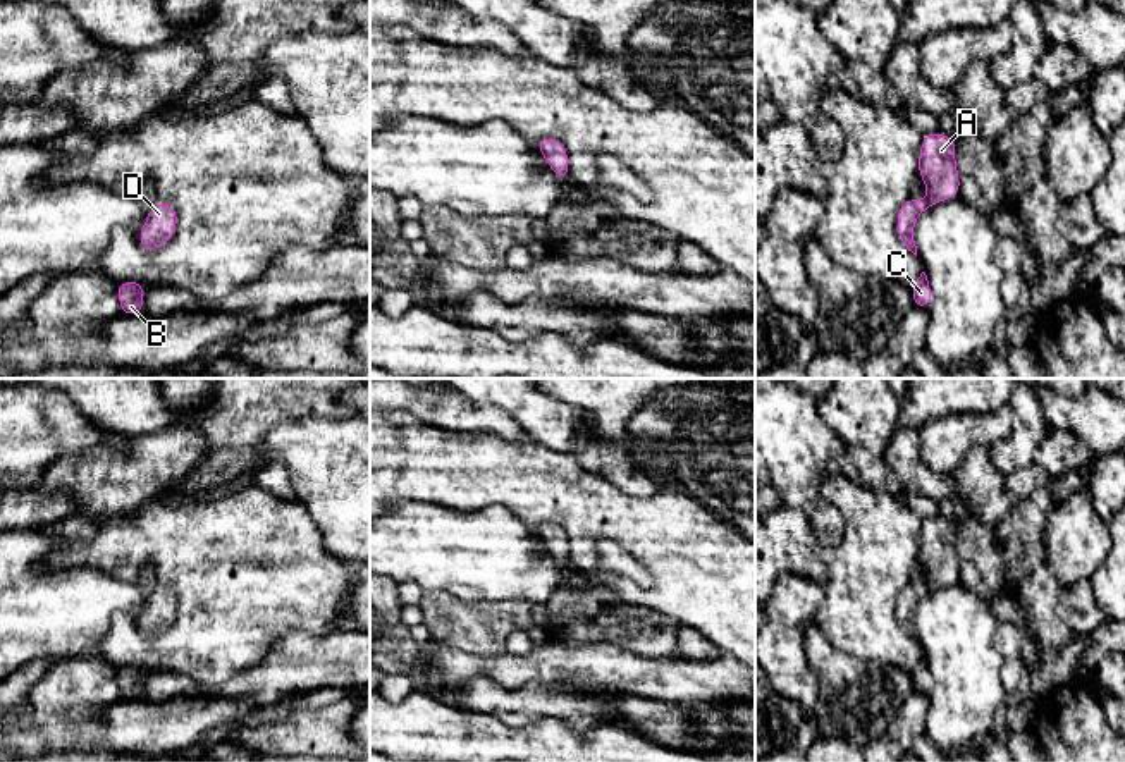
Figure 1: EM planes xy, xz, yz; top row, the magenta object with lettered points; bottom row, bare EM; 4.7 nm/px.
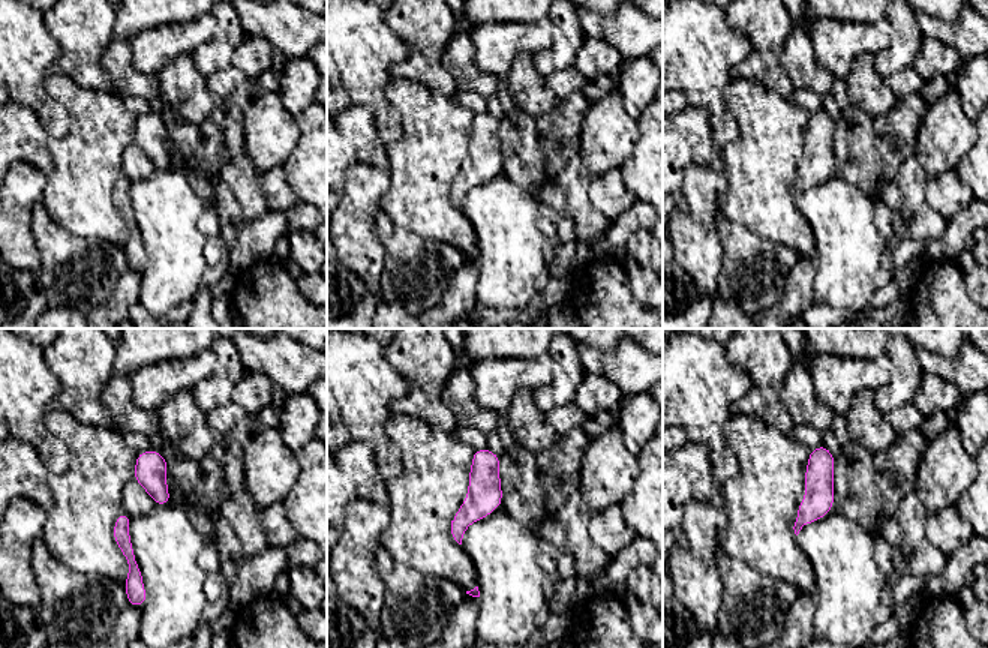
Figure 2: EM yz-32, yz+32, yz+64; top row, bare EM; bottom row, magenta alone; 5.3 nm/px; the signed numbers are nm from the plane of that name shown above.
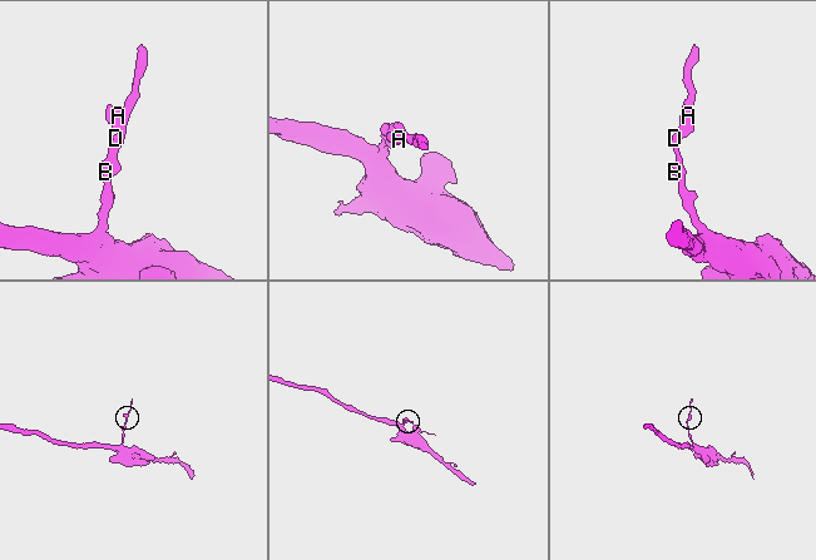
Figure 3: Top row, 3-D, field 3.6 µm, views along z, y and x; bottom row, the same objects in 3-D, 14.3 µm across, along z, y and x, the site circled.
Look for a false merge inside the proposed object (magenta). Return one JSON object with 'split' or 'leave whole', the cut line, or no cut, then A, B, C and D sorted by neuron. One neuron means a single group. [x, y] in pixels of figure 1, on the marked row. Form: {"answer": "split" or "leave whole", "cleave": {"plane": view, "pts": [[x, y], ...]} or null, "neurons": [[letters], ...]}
{"answer": "leave whole", "cleave": null, "neurons": [["A", "B", "C", "D"]]}

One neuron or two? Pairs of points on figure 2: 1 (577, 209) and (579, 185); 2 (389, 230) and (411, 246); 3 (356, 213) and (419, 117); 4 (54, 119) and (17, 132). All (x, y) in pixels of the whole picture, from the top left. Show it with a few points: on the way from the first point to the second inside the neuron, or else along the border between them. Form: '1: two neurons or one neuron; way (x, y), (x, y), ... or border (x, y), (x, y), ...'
1: one neuron; way (577, 203), (577, 191)
2: one neuron; way (395, 236), (405, 246)
3: two neurons; border (389, 173), (389, 188), (380, 207)
4: two neurons; border (15, 101), (27, 105), (51, 137)

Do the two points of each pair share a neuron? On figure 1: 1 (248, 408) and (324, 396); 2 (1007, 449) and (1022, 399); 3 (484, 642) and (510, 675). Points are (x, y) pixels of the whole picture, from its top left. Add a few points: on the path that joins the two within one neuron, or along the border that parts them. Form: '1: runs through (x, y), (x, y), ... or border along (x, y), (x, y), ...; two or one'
1: runs through (267, 396), (305, 396); one
2: runs through (1019, 437), (1022, 411); one
3: border along (456, 645), (480, 656), (501, 656), (506, 652); two

